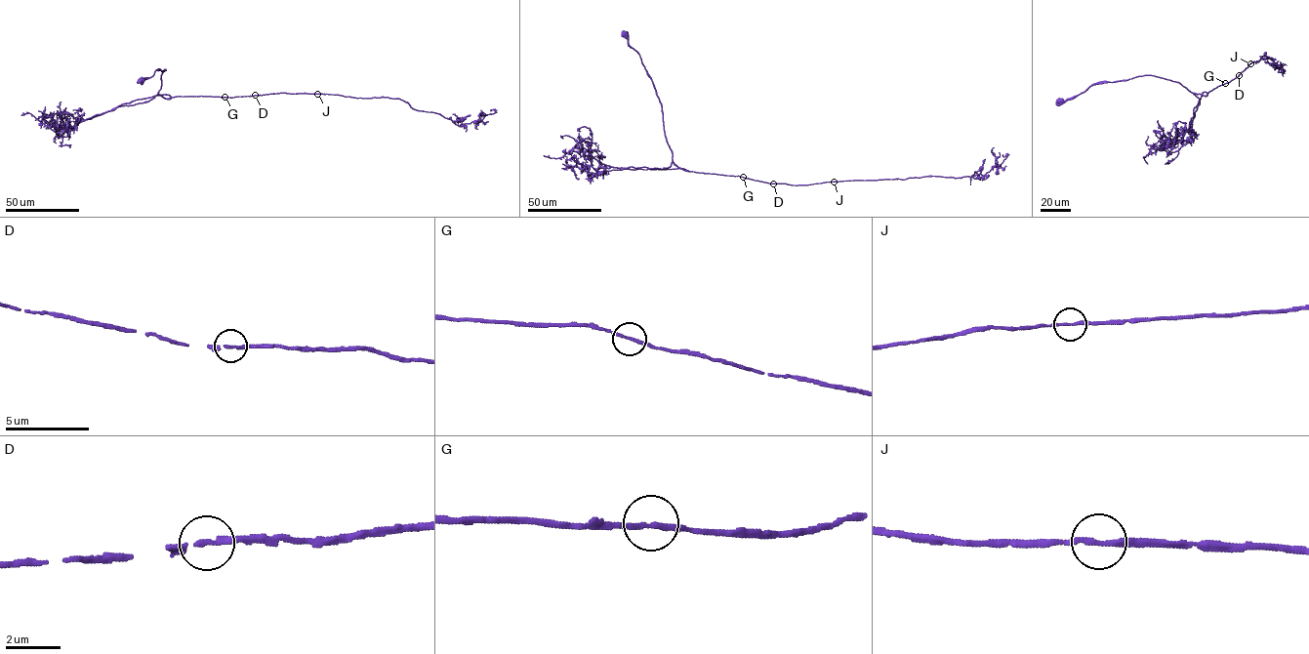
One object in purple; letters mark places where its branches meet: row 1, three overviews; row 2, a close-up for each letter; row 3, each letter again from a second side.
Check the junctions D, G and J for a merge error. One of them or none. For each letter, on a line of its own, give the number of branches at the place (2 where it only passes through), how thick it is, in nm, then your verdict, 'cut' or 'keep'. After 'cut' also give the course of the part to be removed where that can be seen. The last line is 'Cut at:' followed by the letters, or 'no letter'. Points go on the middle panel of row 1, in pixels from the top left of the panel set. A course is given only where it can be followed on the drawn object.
D: 2 | 170 nm | keep
G: 2 | 180 nm | keep
J: 2 | 160 nm | keep
Cut at: no letter

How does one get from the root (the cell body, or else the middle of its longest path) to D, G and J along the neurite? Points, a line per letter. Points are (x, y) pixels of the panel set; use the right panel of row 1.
D: (1060, 102), (1073, 99), (1094, 84), (1145, 75), (1169, 79), (1191, 92), (1206, 96), (1239, 75)
G: (1060, 102), (1073, 99), (1094, 84), (1145, 75), (1174, 81), (1191, 92), (1205, 96), (1225, 83)
J: (1060, 102), (1073, 99), (1094, 84), (1145, 75), (1169, 79), (1191, 92), (1206, 96), (1236, 77), (1250, 63)

